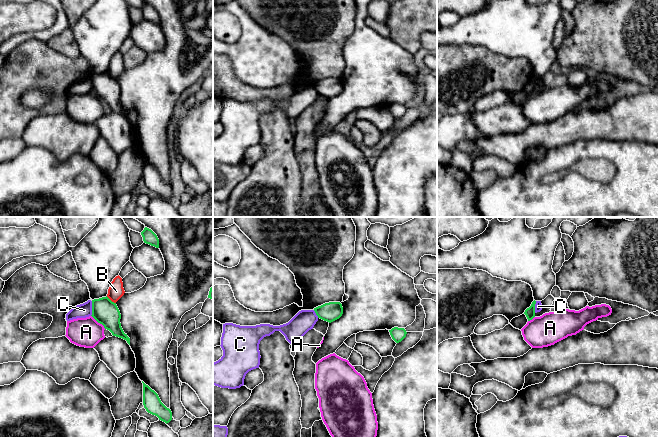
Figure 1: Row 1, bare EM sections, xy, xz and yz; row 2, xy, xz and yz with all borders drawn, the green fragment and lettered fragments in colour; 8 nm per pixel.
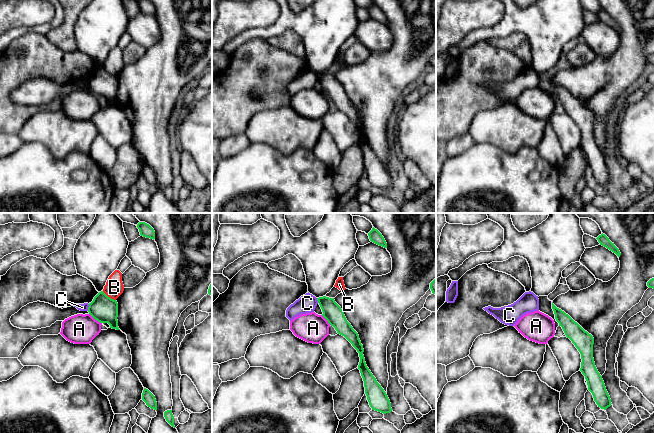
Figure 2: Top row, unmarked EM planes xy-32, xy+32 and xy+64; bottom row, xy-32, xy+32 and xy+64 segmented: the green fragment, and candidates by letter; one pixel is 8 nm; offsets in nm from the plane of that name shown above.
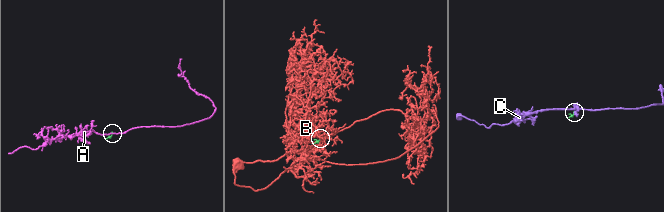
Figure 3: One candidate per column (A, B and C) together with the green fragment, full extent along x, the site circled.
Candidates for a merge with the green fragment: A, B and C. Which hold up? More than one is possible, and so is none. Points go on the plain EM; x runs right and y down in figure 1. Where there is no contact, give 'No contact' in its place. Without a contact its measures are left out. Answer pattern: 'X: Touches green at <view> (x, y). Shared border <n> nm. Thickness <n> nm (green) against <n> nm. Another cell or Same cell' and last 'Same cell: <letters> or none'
A: Touches green at xy (98, 98). Shared border 160 nm. Thickness 200 nm (green) against 240 nm. Another cell
B: Touches green at xy (110, 76). Shared border 100 nm. Thickness 200 nm (green) against 120 nm. Another cell
C: Touches green at xy (92, 84). Shared border 120 nm. Thickness 200 nm (green) against 120 nm. Another cell
Same cell: none

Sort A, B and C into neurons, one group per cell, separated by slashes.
A / B / C

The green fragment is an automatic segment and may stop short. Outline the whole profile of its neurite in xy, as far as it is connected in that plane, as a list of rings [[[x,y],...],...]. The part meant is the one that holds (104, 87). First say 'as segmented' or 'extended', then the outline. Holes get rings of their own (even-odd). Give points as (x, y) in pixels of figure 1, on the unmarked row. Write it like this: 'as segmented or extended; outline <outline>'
as segmented; outline [[[107,72],[92,76],[92,91],[98,99],[109,106],[113,112],[122,114],[130,121],[130,114],[124,109],[120,95],[121,90],[116,81]]]

